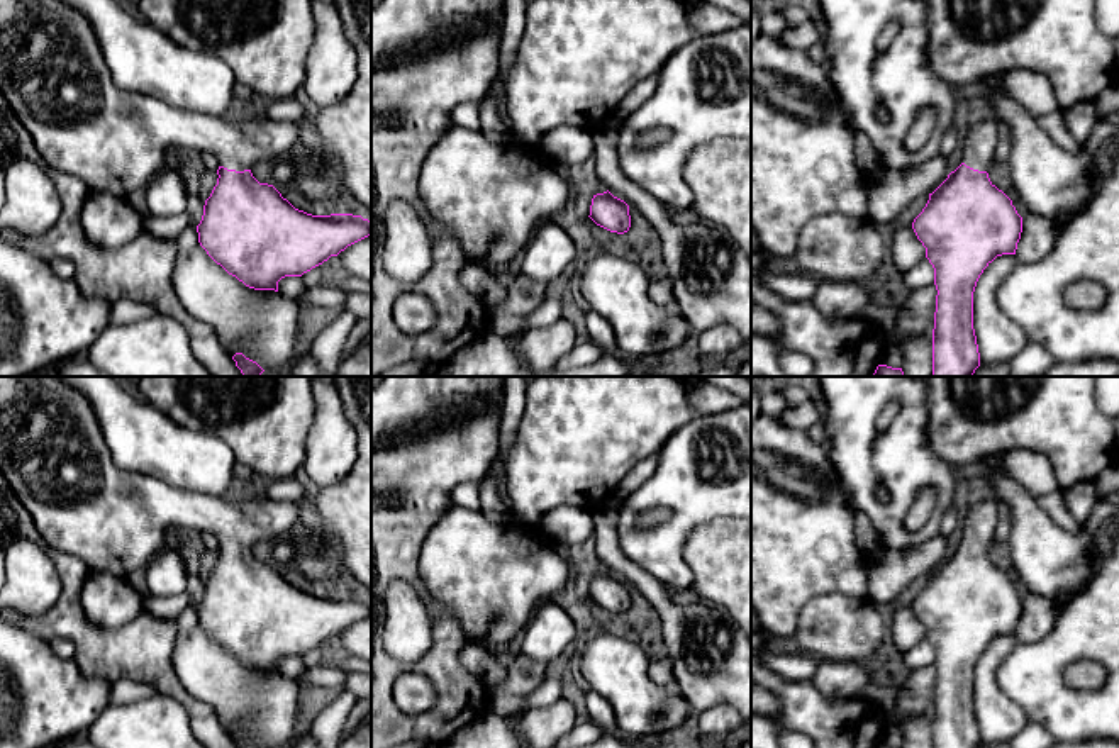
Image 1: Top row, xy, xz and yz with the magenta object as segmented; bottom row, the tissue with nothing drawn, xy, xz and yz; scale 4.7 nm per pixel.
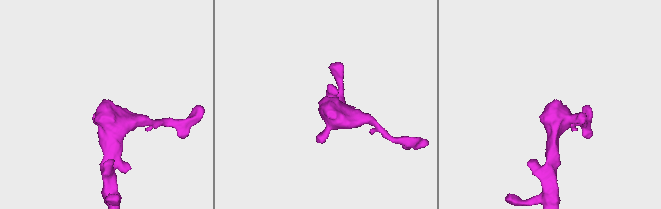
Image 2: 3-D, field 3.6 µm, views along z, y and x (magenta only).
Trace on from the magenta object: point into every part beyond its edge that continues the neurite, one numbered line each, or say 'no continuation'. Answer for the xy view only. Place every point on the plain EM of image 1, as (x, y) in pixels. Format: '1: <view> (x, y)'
1: xy (51, 450)

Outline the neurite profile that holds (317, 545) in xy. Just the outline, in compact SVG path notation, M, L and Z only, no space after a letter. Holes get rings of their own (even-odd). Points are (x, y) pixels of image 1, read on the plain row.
M315 522L309 524L309 528L314 531L314 538L309 543L309 550L312 551L312 555L320 558L326 565L332 563L337 567L336 553L326 544L320 528Z

